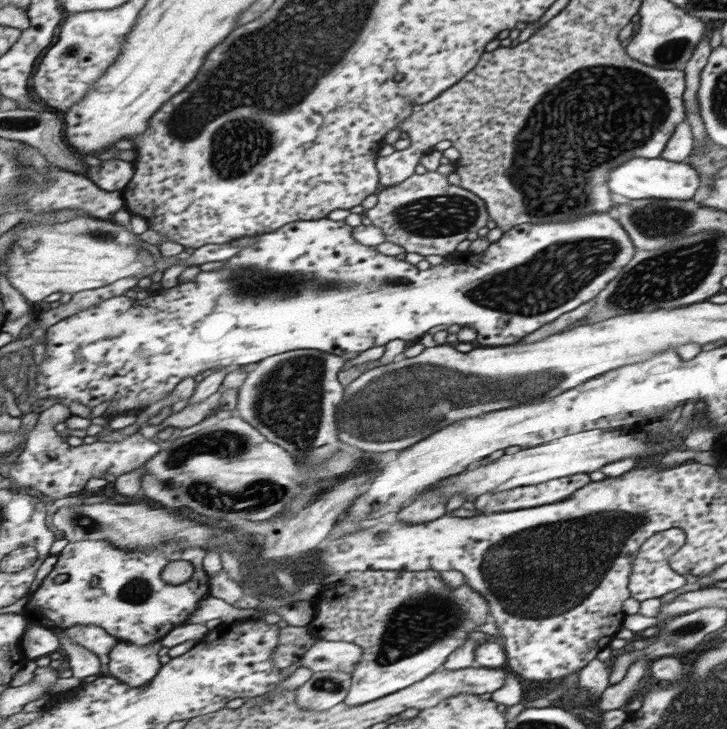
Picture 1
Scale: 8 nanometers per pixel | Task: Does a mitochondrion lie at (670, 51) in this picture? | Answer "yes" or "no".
yes

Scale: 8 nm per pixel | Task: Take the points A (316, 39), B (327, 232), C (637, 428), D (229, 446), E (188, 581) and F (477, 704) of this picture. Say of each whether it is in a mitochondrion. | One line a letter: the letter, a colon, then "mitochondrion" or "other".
A: mitochondrion
B: other
C: other
D: mitochondrion
E: other
F: other

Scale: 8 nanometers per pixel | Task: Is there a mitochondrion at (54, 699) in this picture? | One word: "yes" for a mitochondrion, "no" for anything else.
no

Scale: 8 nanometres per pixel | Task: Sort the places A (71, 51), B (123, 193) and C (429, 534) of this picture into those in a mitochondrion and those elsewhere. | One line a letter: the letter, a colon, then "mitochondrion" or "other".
A: mitochondrion
B: other
C: other

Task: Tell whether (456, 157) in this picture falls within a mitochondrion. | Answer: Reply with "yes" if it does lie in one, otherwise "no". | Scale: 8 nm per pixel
no

